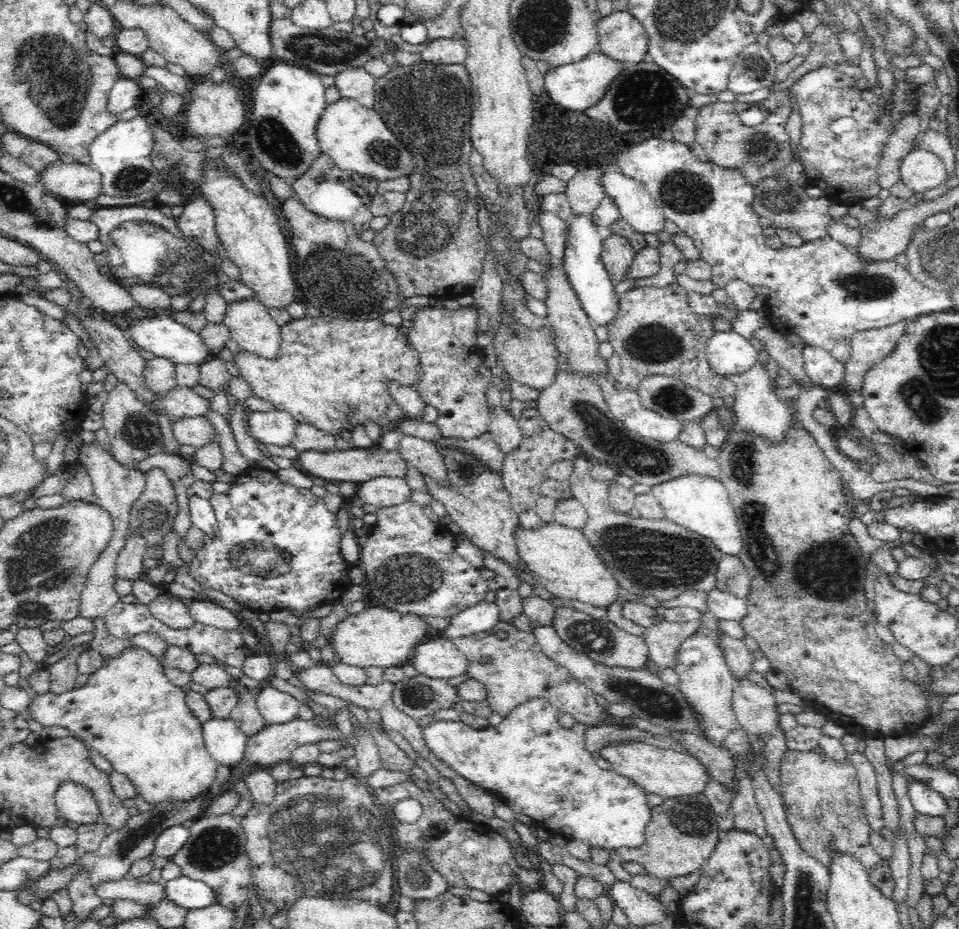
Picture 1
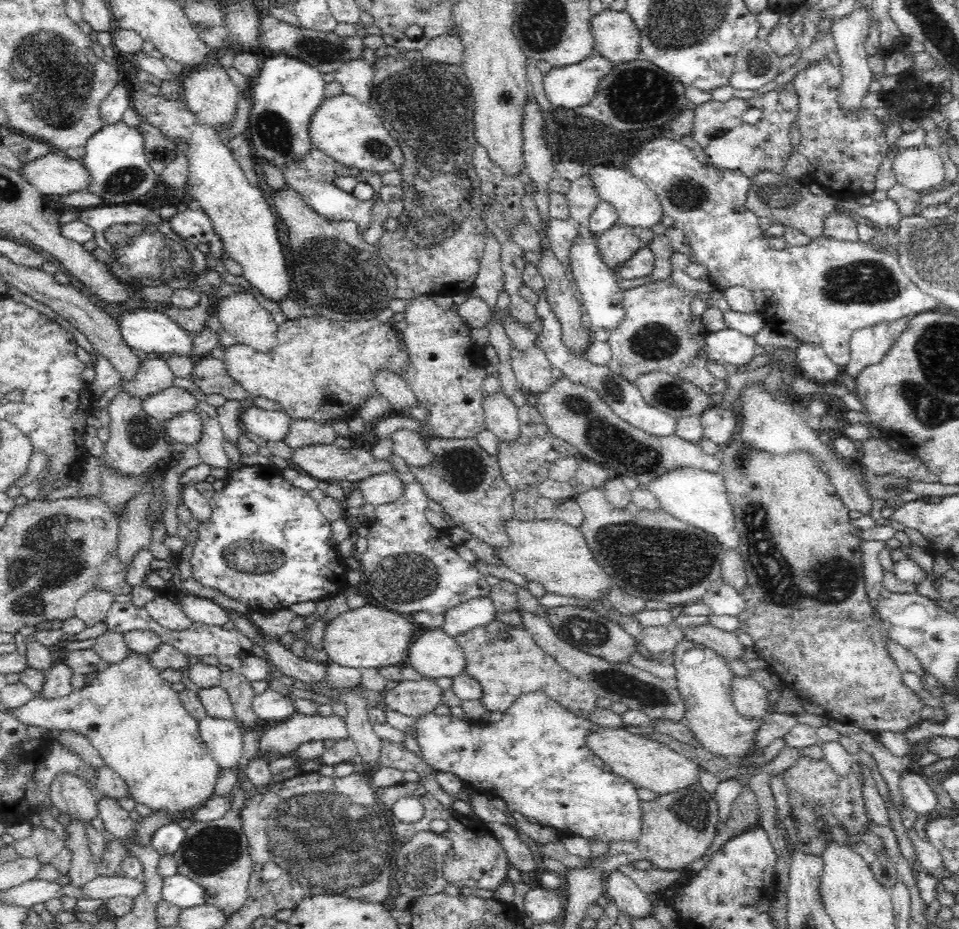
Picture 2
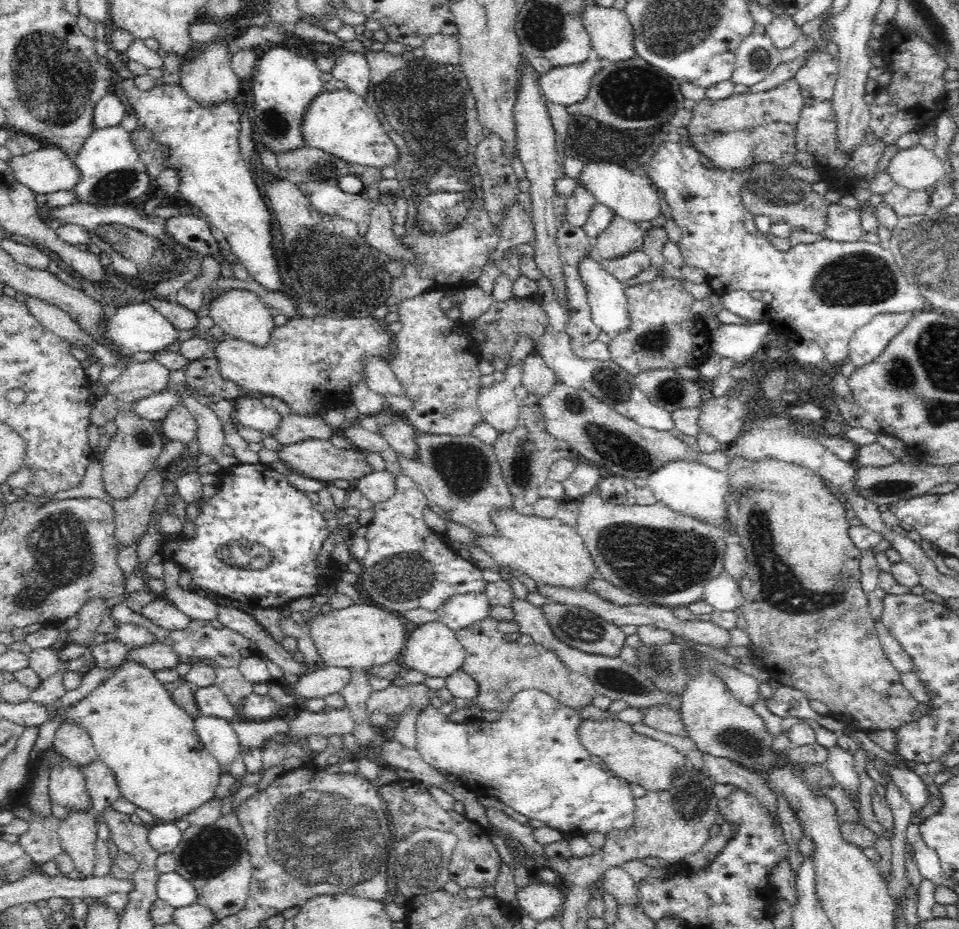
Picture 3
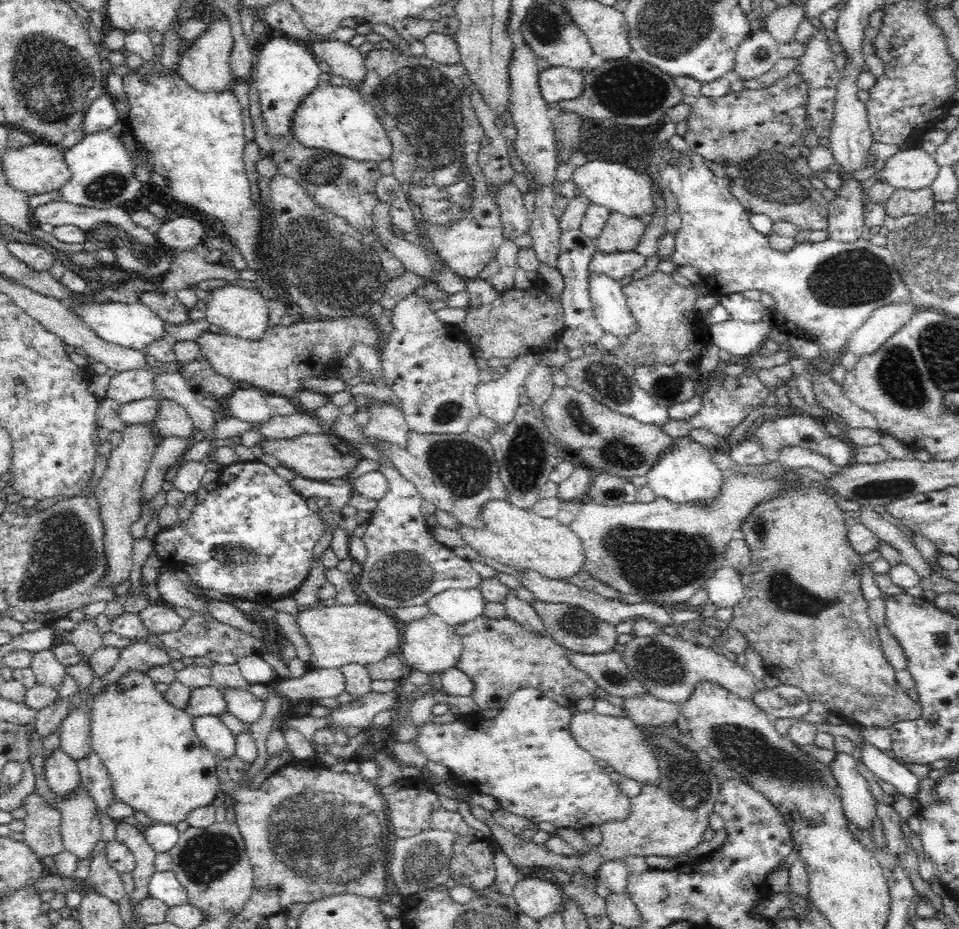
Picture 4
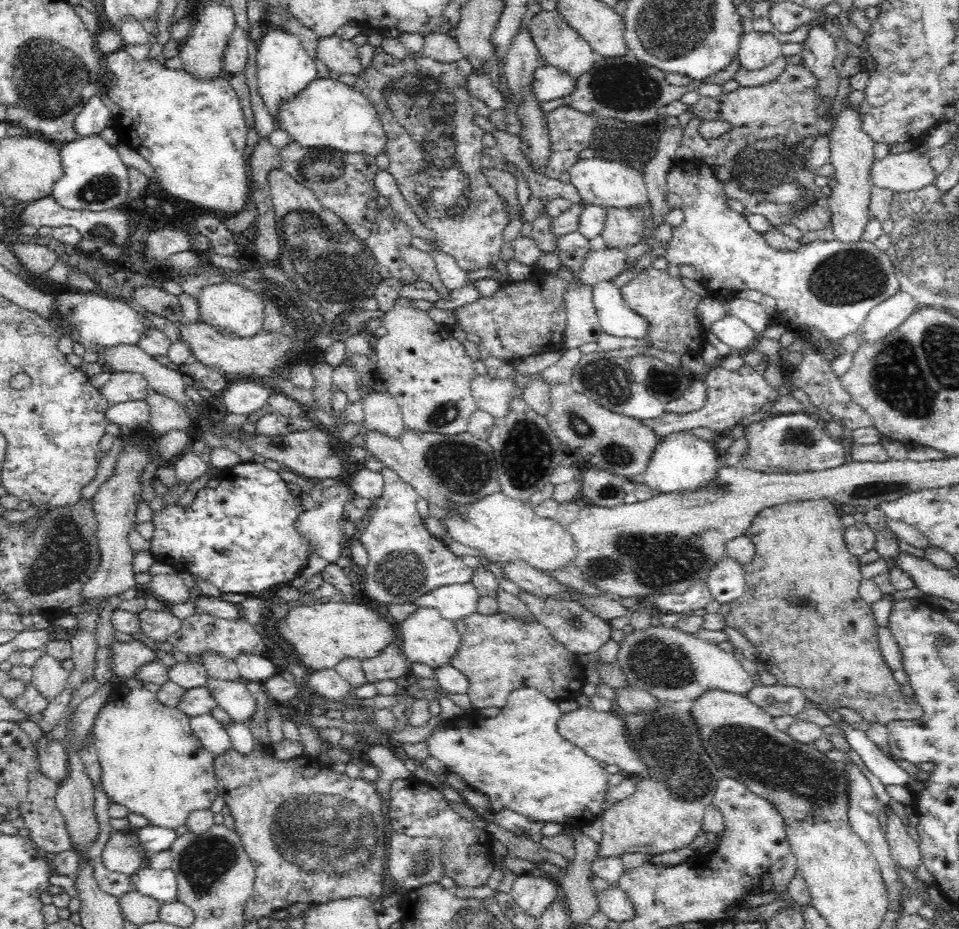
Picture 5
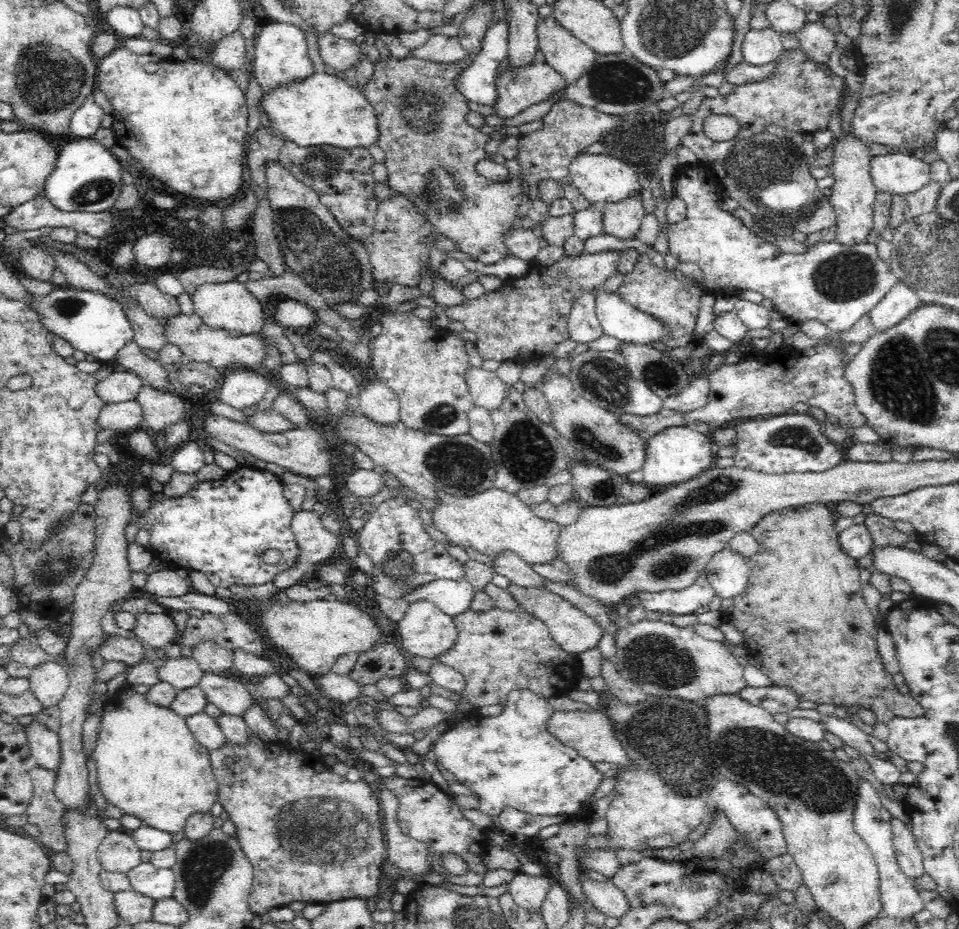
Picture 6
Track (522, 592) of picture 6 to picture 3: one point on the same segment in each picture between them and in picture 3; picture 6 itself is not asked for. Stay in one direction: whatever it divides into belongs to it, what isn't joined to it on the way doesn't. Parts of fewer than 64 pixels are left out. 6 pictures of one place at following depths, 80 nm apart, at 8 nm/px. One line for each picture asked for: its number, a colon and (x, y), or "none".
3: (581, 629)
4: (574, 628)
5: (575, 627)

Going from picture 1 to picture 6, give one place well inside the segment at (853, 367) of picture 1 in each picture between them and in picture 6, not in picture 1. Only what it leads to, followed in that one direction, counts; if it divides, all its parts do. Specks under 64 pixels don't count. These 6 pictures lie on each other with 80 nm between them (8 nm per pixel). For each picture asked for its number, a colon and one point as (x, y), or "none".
2: (868, 346)
3: (867, 343)
4: (883, 322)
5: (890, 314)
6: (901, 301)

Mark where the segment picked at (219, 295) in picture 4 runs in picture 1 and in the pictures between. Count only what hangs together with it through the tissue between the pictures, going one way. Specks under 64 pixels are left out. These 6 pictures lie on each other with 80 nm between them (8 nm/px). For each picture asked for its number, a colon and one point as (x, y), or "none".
1: (249, 323)
2: (241, 315)
3: (241, 314)

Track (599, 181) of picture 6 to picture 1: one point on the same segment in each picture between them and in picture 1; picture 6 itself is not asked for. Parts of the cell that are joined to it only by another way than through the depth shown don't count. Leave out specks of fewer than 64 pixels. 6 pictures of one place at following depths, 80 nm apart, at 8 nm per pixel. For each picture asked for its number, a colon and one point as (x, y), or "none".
1: (637, 207)
2: (637, 206)
3: (628, 194)
4: (621, 189)
5: (605, 183)

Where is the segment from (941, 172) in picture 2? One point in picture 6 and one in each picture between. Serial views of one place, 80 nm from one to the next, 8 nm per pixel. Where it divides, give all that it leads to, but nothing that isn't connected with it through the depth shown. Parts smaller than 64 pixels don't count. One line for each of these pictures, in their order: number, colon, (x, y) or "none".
3: (916, 169)
4: (913, 169)
5: (909, 171)
6: (898, 174)

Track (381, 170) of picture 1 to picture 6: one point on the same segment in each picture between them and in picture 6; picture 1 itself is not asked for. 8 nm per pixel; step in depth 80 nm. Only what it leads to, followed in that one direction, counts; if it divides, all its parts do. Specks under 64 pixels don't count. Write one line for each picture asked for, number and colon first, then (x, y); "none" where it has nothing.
2: (349, 131)
3: (340, 123)
4: (338, 118)
5: (328, 113)
6: (319, 109)

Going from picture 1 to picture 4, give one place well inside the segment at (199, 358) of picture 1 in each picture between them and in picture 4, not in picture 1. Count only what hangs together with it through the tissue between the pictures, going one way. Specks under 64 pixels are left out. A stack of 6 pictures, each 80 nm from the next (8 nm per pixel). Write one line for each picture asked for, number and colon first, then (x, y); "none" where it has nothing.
2: (145, 330)
3: (139, 327)
4: (134, 326)

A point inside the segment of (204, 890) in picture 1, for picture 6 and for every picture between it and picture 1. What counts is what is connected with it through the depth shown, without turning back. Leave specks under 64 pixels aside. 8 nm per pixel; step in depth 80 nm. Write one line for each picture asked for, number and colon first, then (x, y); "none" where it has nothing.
2: (178, 890)
3: (173, 889)
4: (164, 886)
5: (161, 885)
6: (159, 884)

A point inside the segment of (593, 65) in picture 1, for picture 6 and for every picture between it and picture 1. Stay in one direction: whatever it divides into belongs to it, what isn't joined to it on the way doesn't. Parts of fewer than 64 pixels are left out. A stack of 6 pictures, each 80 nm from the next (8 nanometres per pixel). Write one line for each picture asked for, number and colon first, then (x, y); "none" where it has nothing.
2: (572, 86)
3: (568, 85)
4: (556, 83)
5: (548, 82)
6: (517, 89)

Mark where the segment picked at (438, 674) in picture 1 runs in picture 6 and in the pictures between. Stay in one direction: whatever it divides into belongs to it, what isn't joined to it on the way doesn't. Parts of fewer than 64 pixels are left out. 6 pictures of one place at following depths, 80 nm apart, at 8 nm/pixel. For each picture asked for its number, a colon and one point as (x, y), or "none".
2: (433, 654)
3: (432, 649)
4: (431, 646)
5: (427, 638)
6: (427, 632)

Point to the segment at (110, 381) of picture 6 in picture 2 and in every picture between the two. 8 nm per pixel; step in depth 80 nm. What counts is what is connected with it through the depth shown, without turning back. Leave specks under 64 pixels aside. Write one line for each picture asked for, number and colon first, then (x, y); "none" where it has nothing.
2: (153, 376)
3: (139, 380)
4: (131, 385)
5: (122, 386)

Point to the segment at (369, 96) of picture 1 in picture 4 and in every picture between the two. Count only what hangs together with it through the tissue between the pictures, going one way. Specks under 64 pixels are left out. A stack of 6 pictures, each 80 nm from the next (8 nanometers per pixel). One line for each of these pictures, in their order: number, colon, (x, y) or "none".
2: (356, 77)
3: (352, 67)
4: (345, 60)

